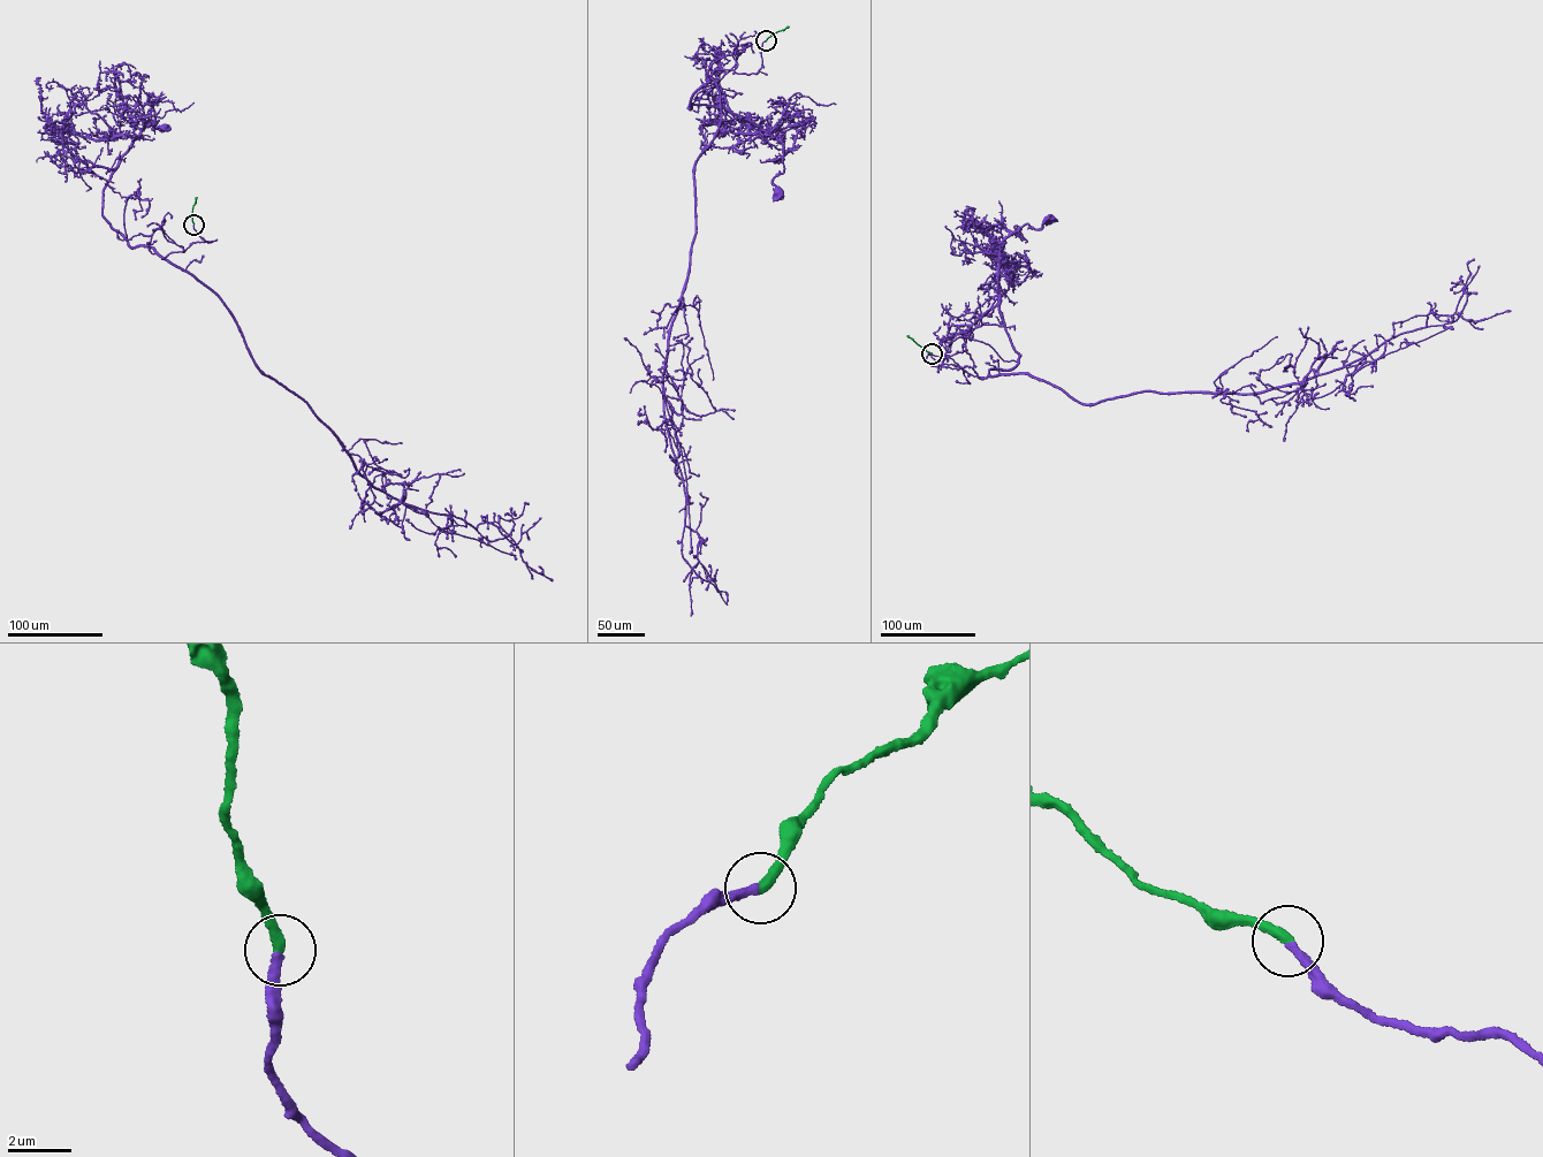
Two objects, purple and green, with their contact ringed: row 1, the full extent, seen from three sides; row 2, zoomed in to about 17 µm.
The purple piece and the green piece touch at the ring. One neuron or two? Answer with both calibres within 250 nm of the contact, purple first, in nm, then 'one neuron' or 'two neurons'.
calibres 300 and 340 nm; one neuron

